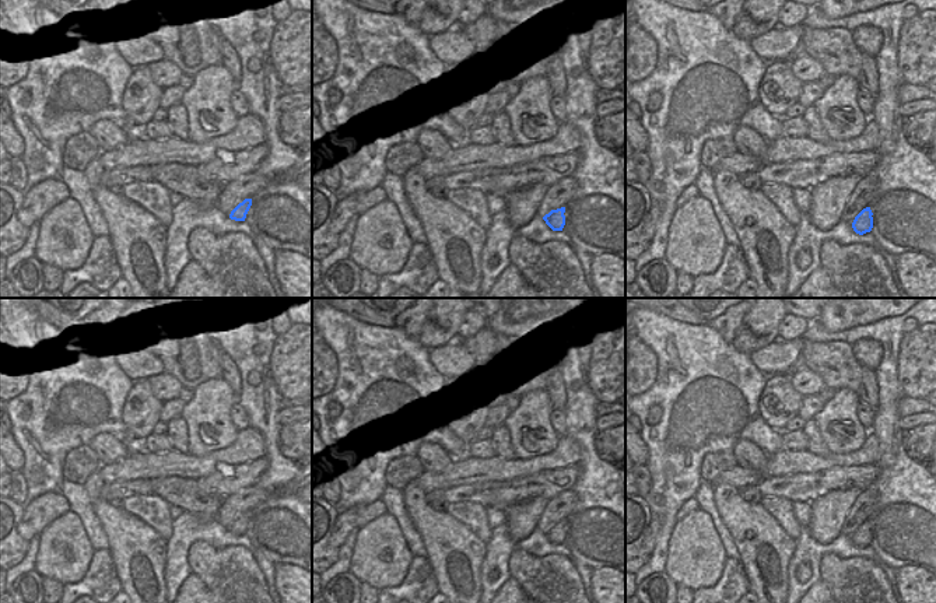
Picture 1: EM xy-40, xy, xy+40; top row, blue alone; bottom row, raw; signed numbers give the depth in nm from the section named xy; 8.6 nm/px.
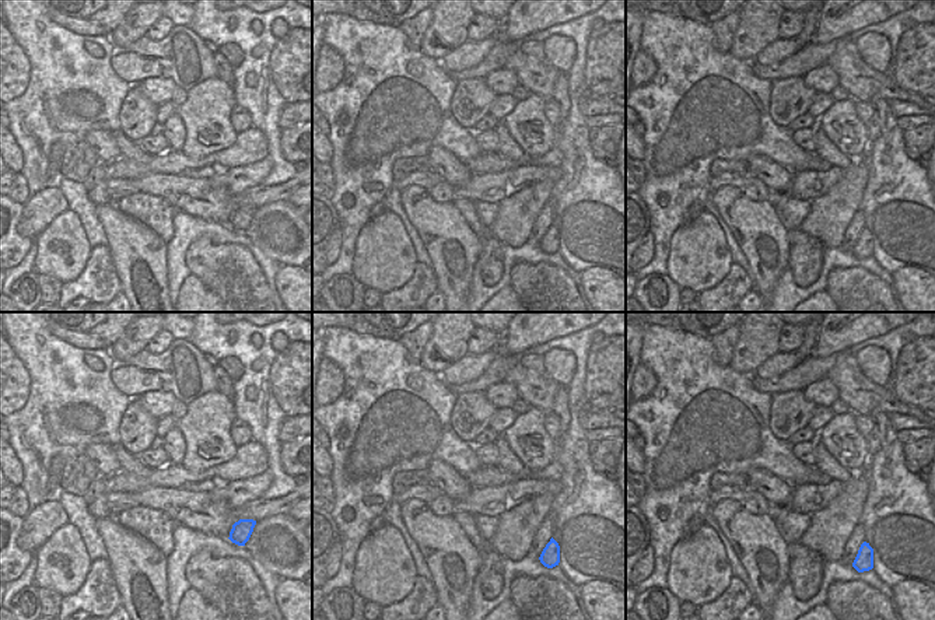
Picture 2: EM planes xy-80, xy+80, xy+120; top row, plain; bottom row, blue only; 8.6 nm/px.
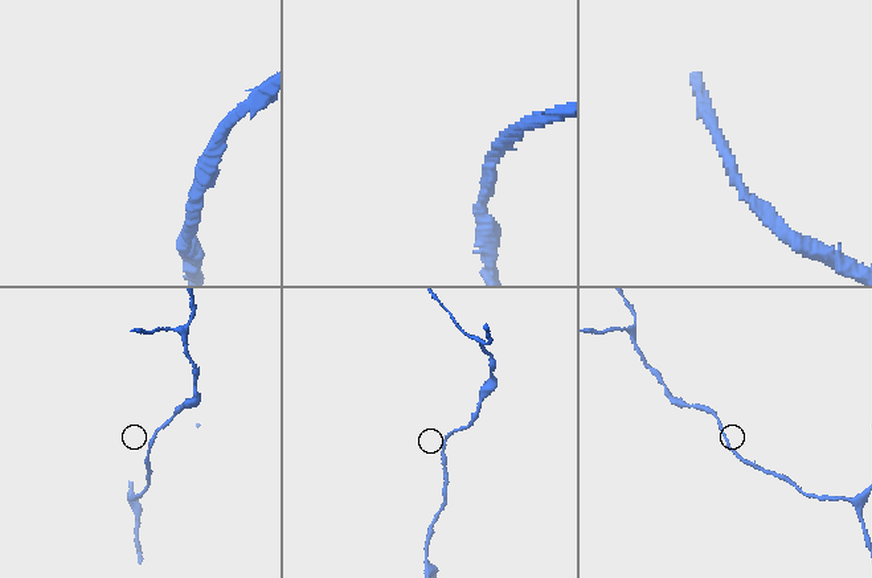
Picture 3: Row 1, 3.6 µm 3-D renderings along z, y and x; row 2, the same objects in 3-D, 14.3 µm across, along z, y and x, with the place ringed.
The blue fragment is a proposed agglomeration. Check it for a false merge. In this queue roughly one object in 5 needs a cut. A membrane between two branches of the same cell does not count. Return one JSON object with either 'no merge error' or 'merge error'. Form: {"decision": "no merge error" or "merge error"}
{"decision": "no merge error"}

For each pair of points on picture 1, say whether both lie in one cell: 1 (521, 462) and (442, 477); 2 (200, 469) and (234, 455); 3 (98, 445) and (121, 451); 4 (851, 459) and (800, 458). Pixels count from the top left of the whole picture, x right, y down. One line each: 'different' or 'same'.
1: same
2: same
3: same
4: same

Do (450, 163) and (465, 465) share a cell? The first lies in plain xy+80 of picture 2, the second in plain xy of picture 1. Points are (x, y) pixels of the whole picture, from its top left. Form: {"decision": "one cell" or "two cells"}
{"decision": "two cells"}

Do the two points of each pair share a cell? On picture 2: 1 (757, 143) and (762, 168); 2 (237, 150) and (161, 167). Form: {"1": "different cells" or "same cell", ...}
{"1": "different cells", "2": "same cell"}

